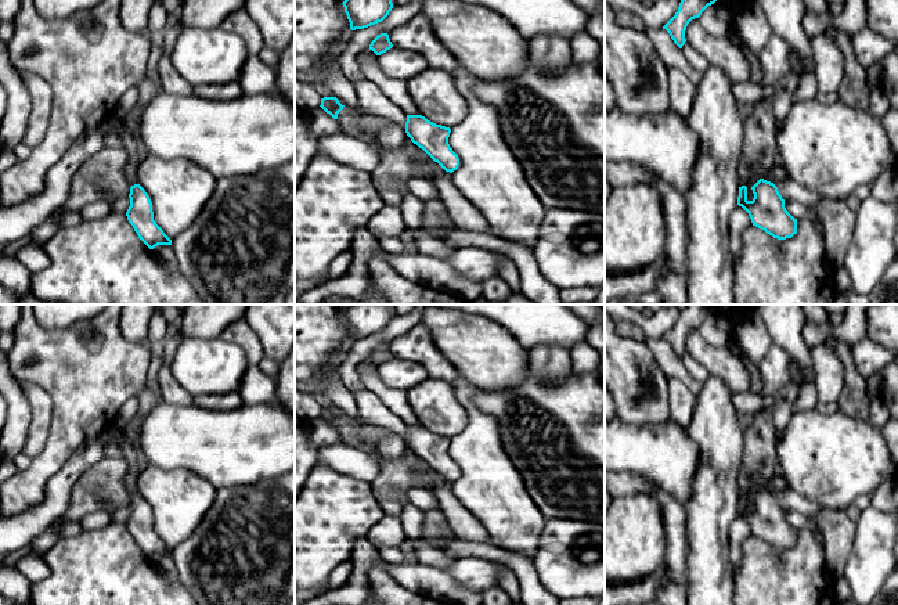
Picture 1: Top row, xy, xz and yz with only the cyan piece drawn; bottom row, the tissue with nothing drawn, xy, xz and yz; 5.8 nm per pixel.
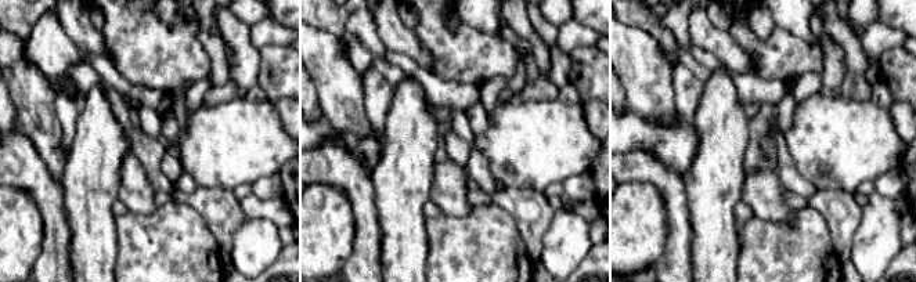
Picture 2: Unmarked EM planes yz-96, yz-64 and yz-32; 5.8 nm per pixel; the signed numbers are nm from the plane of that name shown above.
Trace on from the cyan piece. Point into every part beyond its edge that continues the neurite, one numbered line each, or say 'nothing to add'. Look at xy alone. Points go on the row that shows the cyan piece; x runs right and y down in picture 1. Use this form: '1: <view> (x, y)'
nothing to add

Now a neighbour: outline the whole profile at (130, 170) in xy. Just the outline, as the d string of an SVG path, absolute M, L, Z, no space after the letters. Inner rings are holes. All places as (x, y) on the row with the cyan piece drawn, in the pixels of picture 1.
M118 115L118 123L115 126L115 133L120 137L125 148L127 150L127 152L130 155L123 173L131 187L134 184L138 184L137 183L137 168L141 161L140 161L138 152L137 152L134 136L126 130L126 125L123 122L122 115Z

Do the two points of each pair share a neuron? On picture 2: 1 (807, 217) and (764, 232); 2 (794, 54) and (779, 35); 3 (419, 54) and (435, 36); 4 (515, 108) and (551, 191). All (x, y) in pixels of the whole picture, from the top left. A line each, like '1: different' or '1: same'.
1: same
2: same
3: different
4: different

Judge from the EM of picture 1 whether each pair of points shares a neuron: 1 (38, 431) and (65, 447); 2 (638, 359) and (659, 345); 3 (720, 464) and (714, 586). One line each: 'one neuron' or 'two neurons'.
1: two neurons
2: two neurons
3: one neuron

